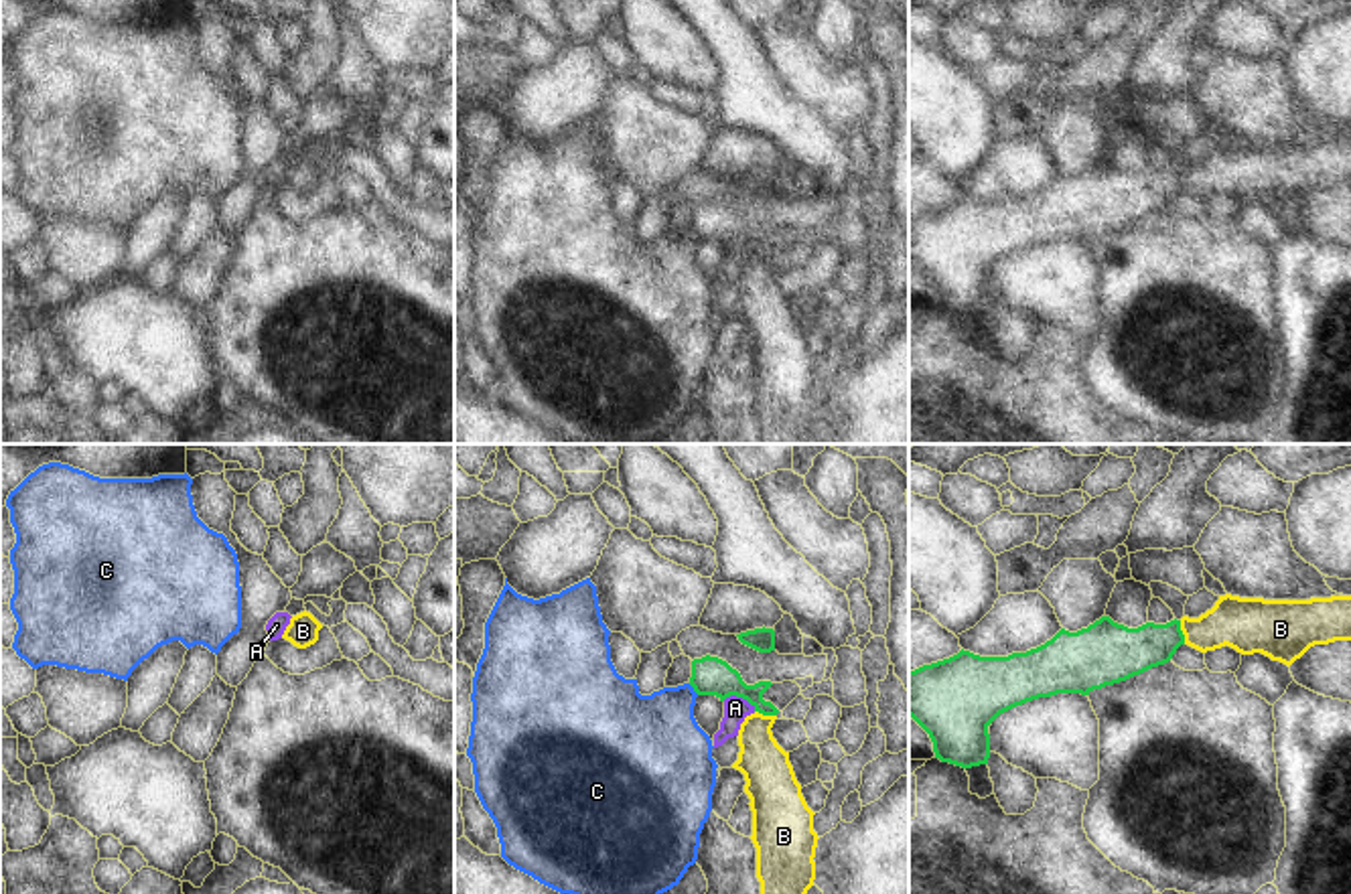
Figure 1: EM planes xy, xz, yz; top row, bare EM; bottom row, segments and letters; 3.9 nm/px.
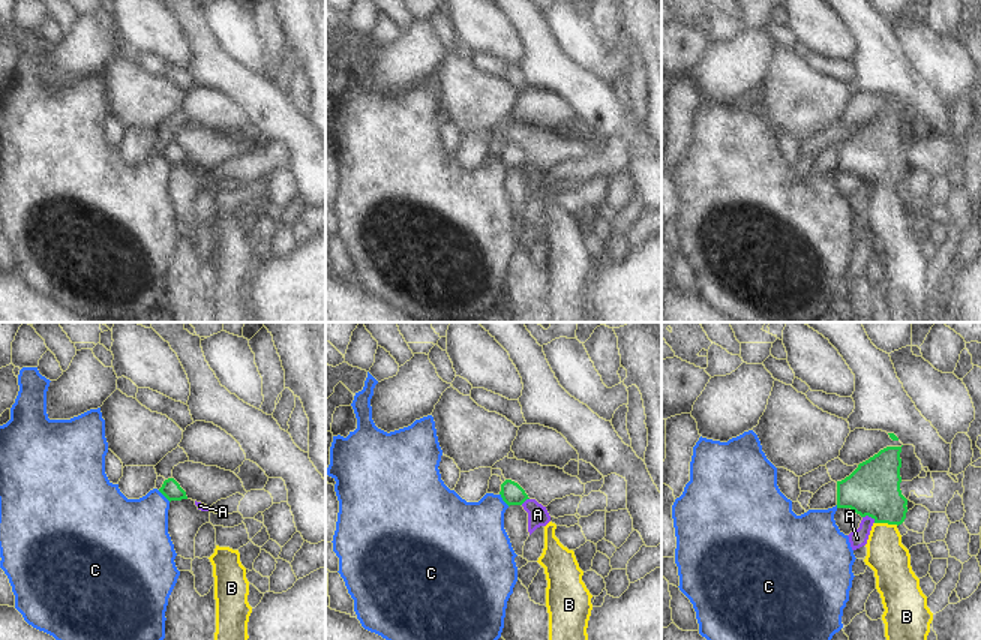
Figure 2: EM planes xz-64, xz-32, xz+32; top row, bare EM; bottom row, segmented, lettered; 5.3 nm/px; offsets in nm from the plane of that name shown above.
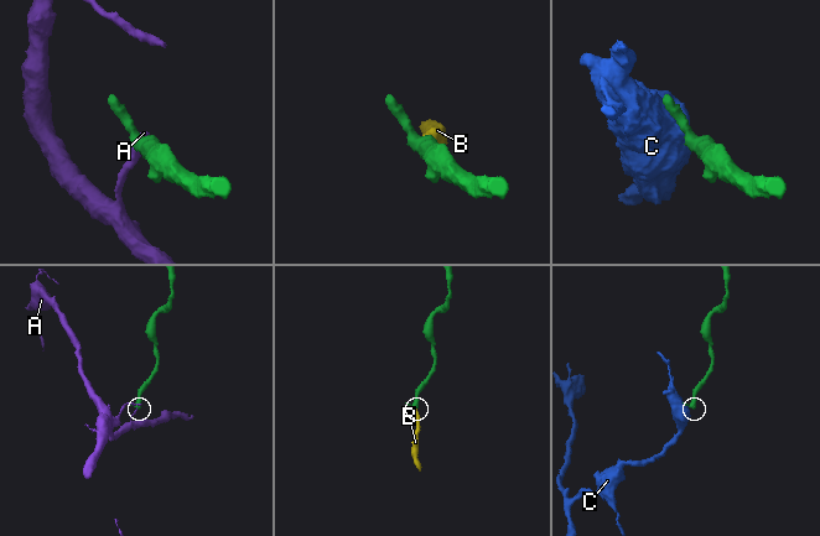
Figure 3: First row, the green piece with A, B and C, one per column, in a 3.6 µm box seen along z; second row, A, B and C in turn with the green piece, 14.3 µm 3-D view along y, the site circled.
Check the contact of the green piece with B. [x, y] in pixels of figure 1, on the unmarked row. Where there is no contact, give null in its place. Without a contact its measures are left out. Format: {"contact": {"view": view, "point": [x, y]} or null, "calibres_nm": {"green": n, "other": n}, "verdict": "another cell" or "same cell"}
{"contact": {"view": "yz", "point": [1181, 179]}, "calibres_nm": {"green": 200, "other": 200}, "verdict": "same cell"}

